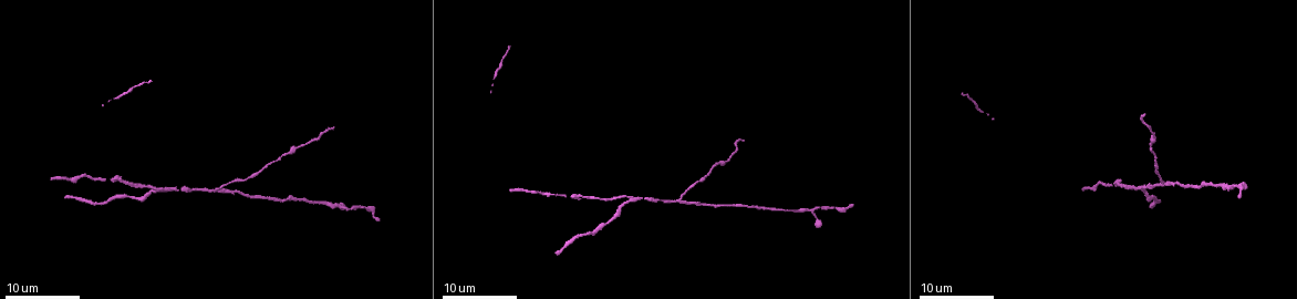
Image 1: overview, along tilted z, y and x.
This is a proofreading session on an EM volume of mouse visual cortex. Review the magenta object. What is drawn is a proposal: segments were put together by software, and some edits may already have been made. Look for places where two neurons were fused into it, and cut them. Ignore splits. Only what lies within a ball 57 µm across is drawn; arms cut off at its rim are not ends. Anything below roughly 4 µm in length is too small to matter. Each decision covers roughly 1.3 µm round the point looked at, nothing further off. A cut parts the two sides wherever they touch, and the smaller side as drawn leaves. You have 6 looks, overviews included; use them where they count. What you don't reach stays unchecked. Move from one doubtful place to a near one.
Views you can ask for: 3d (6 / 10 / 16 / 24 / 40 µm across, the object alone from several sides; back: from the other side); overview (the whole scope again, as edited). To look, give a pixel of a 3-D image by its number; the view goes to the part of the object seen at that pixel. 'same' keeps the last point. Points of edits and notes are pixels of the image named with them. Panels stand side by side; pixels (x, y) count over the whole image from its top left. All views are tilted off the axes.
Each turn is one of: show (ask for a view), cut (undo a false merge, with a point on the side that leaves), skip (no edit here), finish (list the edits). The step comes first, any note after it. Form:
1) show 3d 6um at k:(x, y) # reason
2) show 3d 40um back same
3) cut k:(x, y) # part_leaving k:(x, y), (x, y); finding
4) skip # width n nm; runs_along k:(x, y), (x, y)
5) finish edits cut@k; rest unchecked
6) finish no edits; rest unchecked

show 3d 24um at 1:(220, 187) # a fork

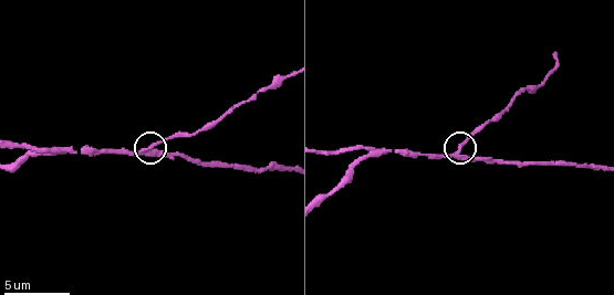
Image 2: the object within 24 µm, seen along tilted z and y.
show 3d 10um at 2:(457, 151) # zoom in

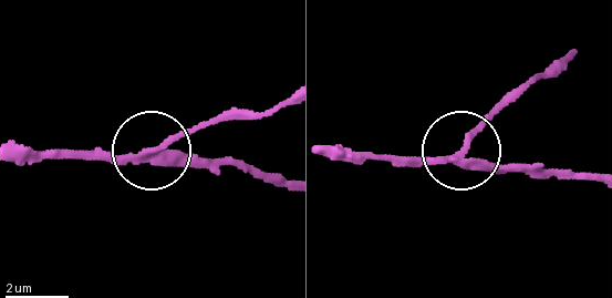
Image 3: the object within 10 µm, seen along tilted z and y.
cut 3:(170, 135) # side_arm 20 um; part_leaving 3:(135, 158), (284, 101); a second neuron is stuck on

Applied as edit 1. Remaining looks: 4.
show overview

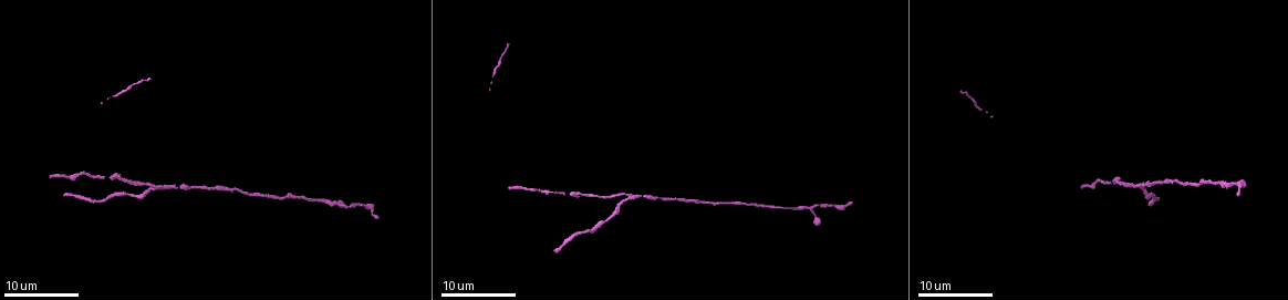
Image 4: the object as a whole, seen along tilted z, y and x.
show 3d 24um at 4:(630, 198) # three-way junction

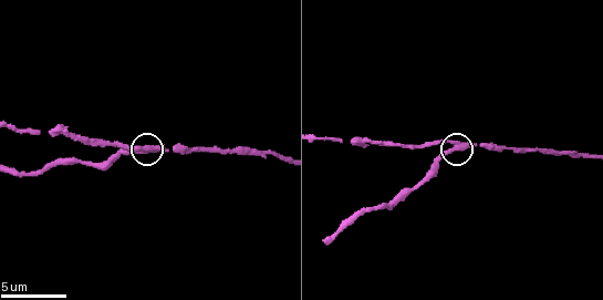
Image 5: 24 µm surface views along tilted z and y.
show 3d 10um at 5:(454, 149)

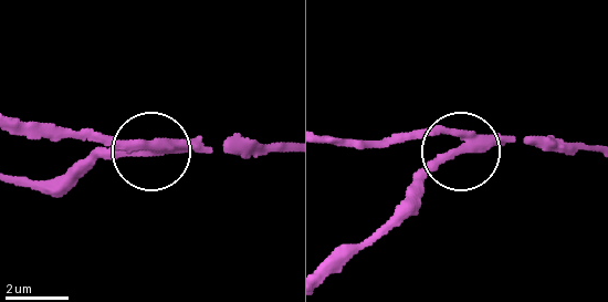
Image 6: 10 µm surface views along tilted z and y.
cut 6:(439, 158) # part_leaving 6:(471, 142), (431, 164), (394, 216), (365, 239), (328, 253); a second neuron is stuck on

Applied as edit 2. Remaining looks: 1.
finish edits cut@3, cut@6; rest unchecked

